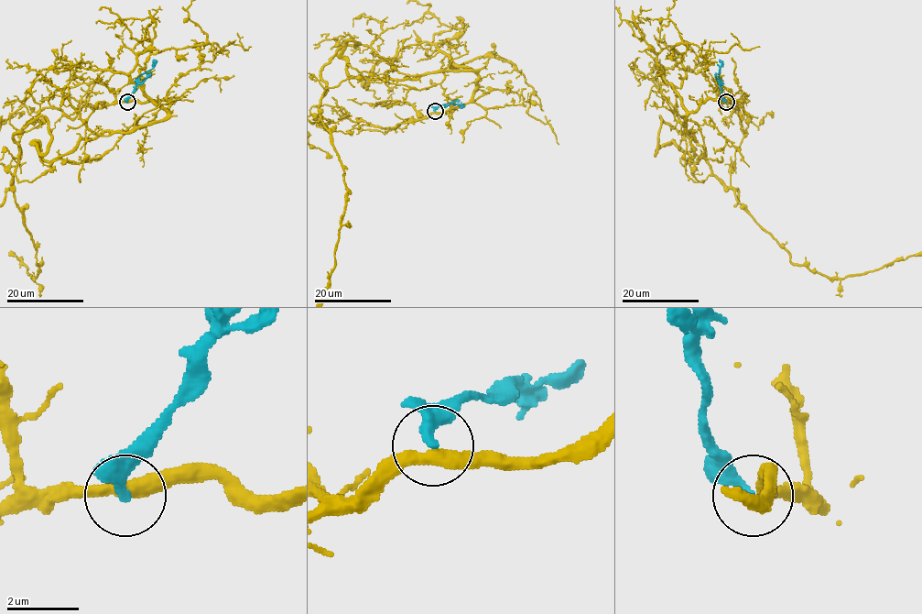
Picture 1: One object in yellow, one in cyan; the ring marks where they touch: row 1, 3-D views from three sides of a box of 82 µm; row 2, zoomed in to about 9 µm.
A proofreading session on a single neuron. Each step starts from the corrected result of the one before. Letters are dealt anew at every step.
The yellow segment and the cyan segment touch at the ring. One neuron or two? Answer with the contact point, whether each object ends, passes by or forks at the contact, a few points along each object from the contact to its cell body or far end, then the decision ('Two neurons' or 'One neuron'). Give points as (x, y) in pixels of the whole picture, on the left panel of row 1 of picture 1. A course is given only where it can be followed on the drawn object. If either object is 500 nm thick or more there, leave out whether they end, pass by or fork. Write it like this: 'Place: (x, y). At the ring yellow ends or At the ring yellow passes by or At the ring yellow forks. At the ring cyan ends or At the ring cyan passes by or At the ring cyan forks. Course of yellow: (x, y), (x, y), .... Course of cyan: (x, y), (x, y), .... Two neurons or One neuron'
Place: (127, 102). At the ring yellow passes by. At the ring cyan ends. Course of cyan: (127, 102), (135, 81), (153, 66), (154, 60). Two neurons

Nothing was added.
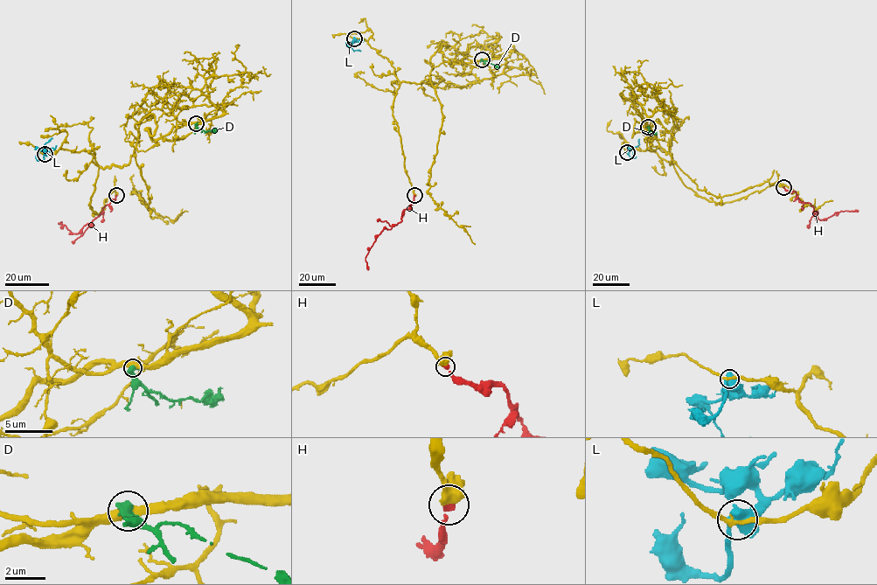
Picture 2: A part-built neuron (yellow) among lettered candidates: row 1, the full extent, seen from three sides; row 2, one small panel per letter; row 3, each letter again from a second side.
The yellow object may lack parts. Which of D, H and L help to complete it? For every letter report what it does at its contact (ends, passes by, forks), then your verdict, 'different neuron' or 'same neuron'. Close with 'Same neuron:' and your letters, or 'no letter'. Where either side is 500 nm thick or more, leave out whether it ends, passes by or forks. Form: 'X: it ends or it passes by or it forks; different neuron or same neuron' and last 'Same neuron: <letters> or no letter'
D: it passes by; different neuron
H: it ends; same neuron
L: different neuron
Same neuron: H

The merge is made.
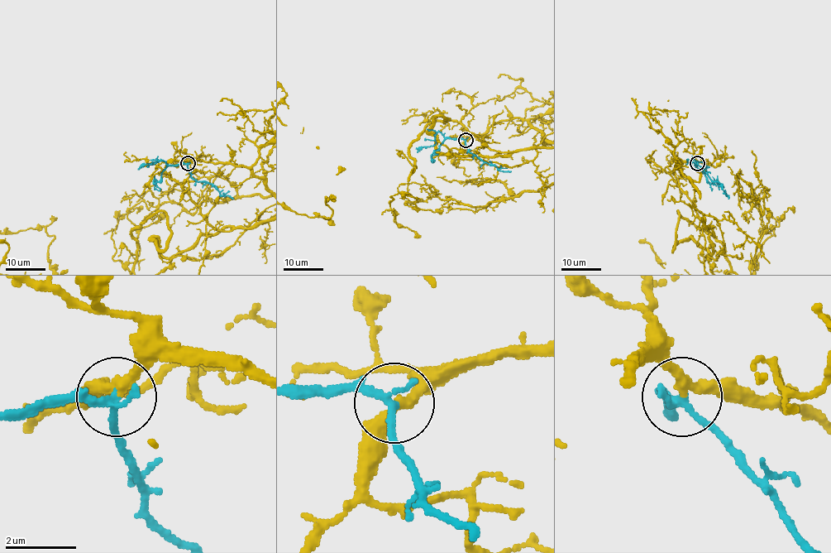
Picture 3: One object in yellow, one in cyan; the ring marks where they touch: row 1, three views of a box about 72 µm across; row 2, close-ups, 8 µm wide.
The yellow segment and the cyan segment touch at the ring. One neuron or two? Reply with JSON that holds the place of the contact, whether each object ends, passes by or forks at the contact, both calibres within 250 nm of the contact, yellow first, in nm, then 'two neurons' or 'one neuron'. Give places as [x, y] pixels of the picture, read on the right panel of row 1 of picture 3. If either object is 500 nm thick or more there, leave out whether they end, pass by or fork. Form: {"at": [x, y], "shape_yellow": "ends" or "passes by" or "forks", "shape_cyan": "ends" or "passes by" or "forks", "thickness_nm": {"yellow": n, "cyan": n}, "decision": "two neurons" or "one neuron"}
{"at": [697, 163], "shape_yellow": "passes by", "shape_cyan": "forks", "thickness_nm": {"yellow": 280, "cyan": 170}, "decision": "one neuron"}

